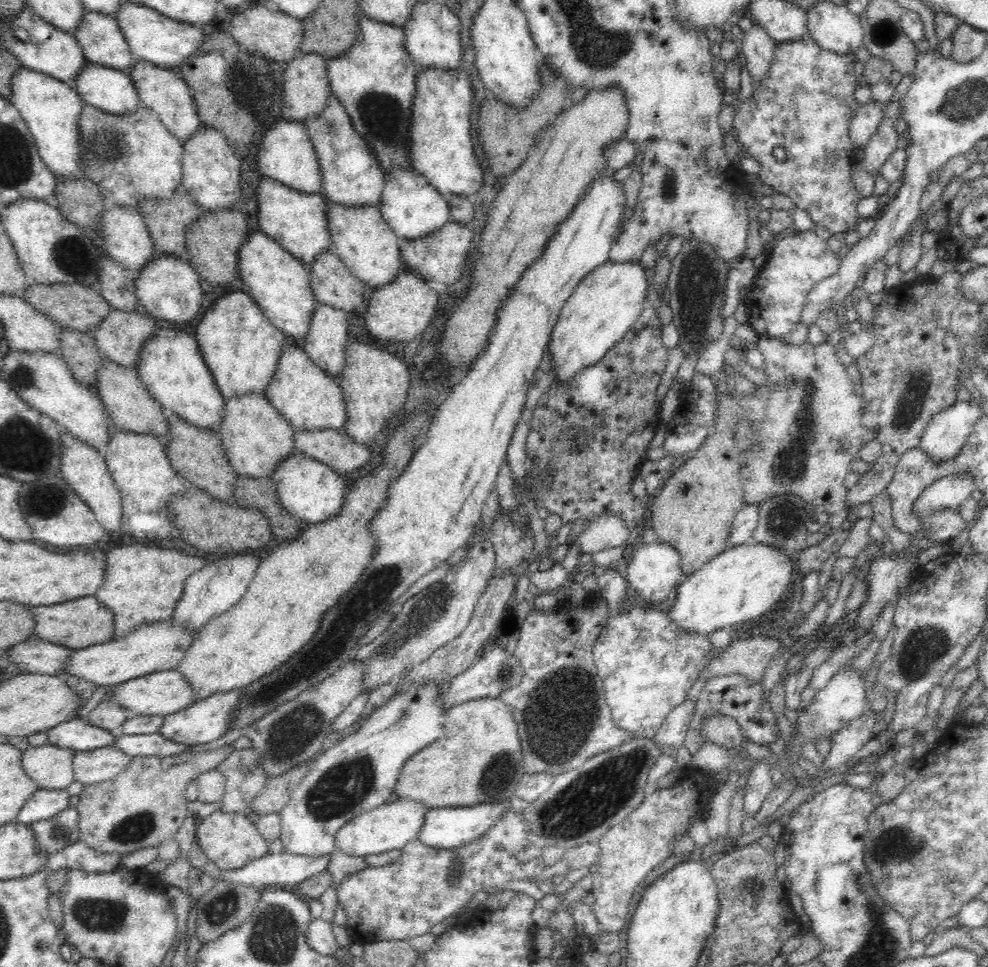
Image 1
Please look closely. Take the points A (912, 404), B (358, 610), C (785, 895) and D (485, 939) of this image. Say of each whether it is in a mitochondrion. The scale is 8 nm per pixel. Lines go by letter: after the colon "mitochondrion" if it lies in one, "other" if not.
A: mitochondrion
B: mitochondrion
C: other
D: other

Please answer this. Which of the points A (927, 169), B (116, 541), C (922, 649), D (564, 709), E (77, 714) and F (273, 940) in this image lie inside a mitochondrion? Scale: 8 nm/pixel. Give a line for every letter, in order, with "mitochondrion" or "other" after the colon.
A: other
B: other
C: mitochondrion
D: mitochondrion
E: other
F: mitochondrion

